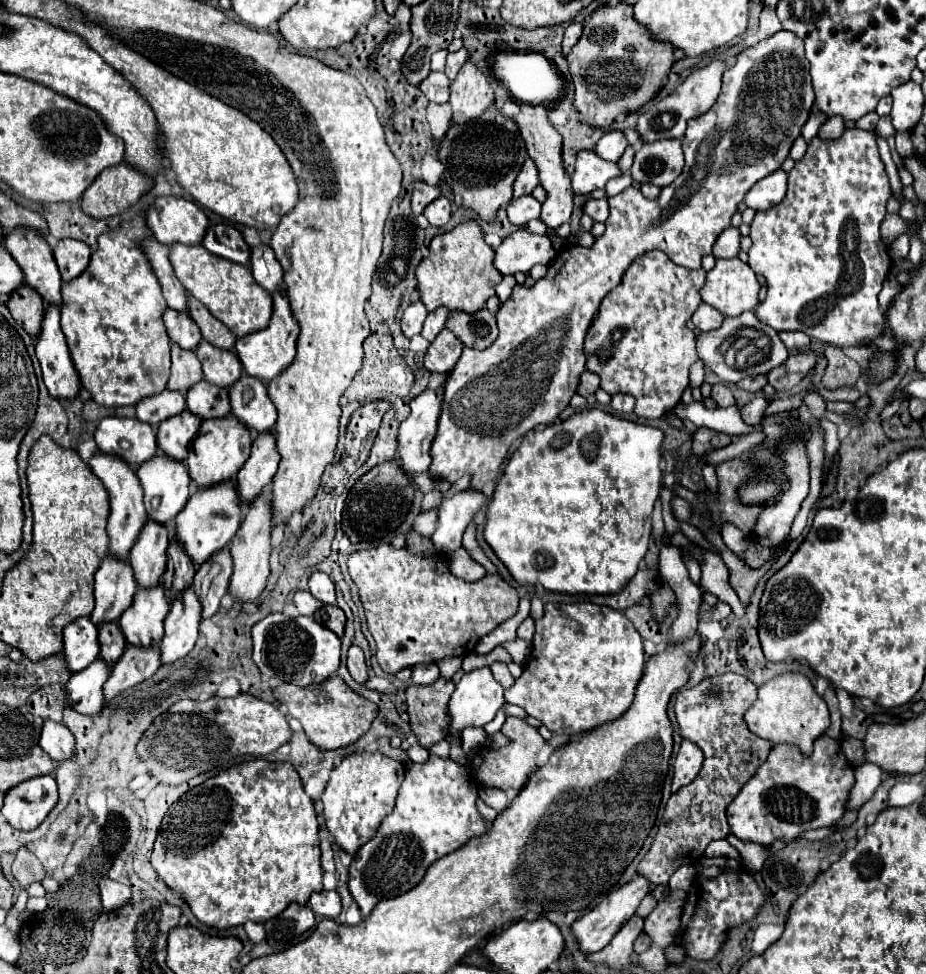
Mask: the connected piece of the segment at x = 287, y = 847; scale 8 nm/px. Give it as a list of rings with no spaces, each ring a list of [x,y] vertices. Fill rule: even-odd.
[[[255,759],[255,761],[245,761],[245,763],[237,763],[225,771],[221,771],[219,775],[207,779],[205,783],[189,789],[183,797],[179,797],[179,801],[175,801],[169,811],[165,813],[157,839],[155,839],[155,849],[151,855],[151,865],[153,869],[159,873],[159,877],[167,883],[167,887],[171,887],[173,891],[179,891],[181,897],[185,899],[185,903],[191,907],[193,915],[205,923],[207,927],[215,927],[215,929],[229,929],[229,927],[237,927],[237,925],[245,925],[247,921],[257,921],[257,923],[265,923],[271,917],[279,915],[283,909],[287,909],[289,903],[297,901],[301,905],[305,905],[311,897],[311,893],[323,889],[321,885],[321,863],[319,863],[319,823],[317,823],[317,813],[313,807],[313,801],[309,799],[309,795],[303,791],[301,779],[297,775],[297,771],[293,769],[291,763],[267,763],[263,759]]]

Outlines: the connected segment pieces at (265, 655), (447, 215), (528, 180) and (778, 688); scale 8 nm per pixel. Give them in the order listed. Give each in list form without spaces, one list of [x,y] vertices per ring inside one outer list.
[[[271,613],[251,627],[251,637],[255,665],[263,675],[273,677],[275,681],[307,687],[325,681],[339,667],[339,637],[331,629],[319,625],[313,617],[299,615],[291,619],[283,613]]]
[[[437,197],[431,205],[427,205],[427,209],[423,211],[423,215],[427,217],[427,221],[433,227],[443,227],[447,225],[447,221],[451,219],[451,203],[447,197]]]
[[[525,159],[515,185],[513,185],[513,197],[521,197],[521,195],[529,195],[535,187],[539,185],[539,175],[535,169],[535,163],[531,159]]]
[[[785,673],[759,687],[757,701],[745,713],[745,721],[751,733],[771,743],[795,745],[805,757],[811,753],[817,737],[829,727],[827,703],[815,693],[811,681],[801,673]]]

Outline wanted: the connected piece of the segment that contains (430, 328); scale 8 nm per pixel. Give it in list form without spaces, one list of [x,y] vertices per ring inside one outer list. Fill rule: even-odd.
[[[439,307],[439,309],[435,309],[433,313],[429,313],[427,315],[427,319],[425,319],[425,325],[423,325],[423,331],[421,331],[421,335],[431,343],[437,335],[439,335],[439,331],[445,327],[445,321],[447,321],[447,309],[443,309],[443,307]]]

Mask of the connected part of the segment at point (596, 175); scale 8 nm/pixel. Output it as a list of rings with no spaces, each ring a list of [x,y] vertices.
[[[583,151],[577,157],[575,171],[571,175],[573,193],[591,193],[593,189],[605,189],[607,181],[621,175],[617,163],[603,161],[595,151]]]

